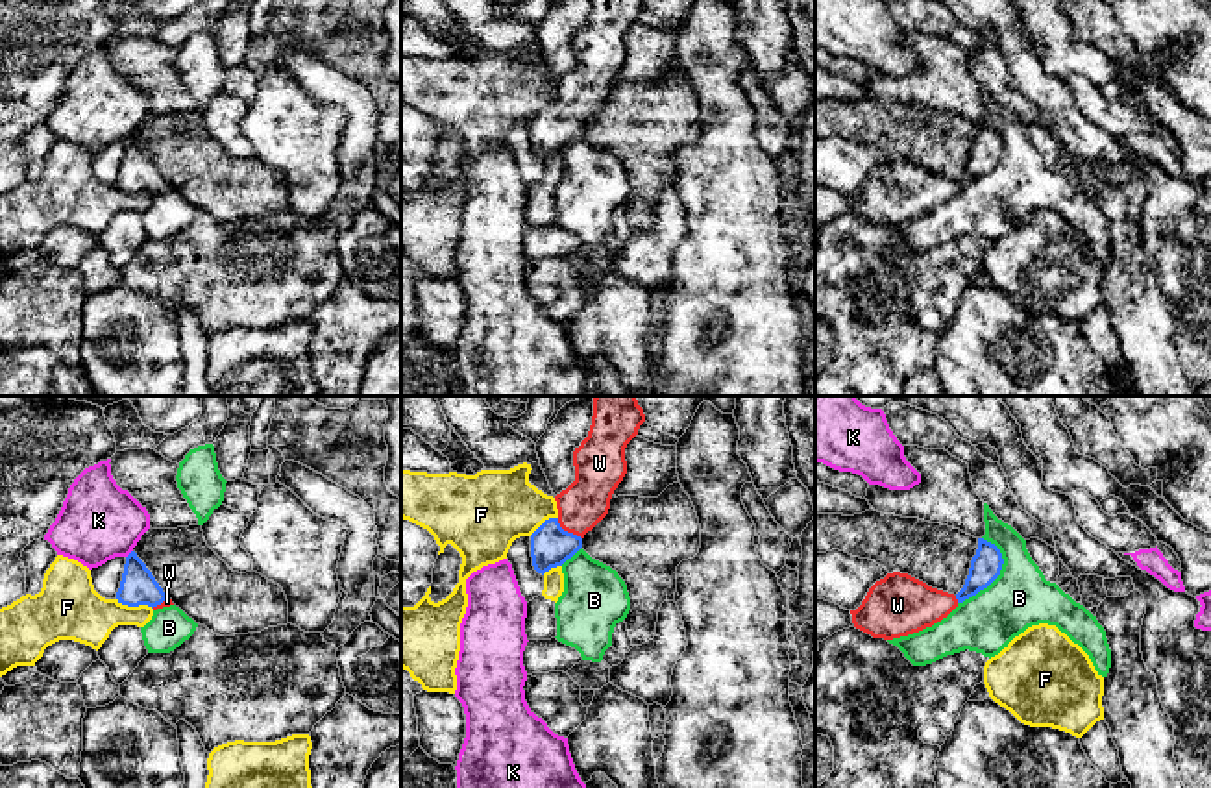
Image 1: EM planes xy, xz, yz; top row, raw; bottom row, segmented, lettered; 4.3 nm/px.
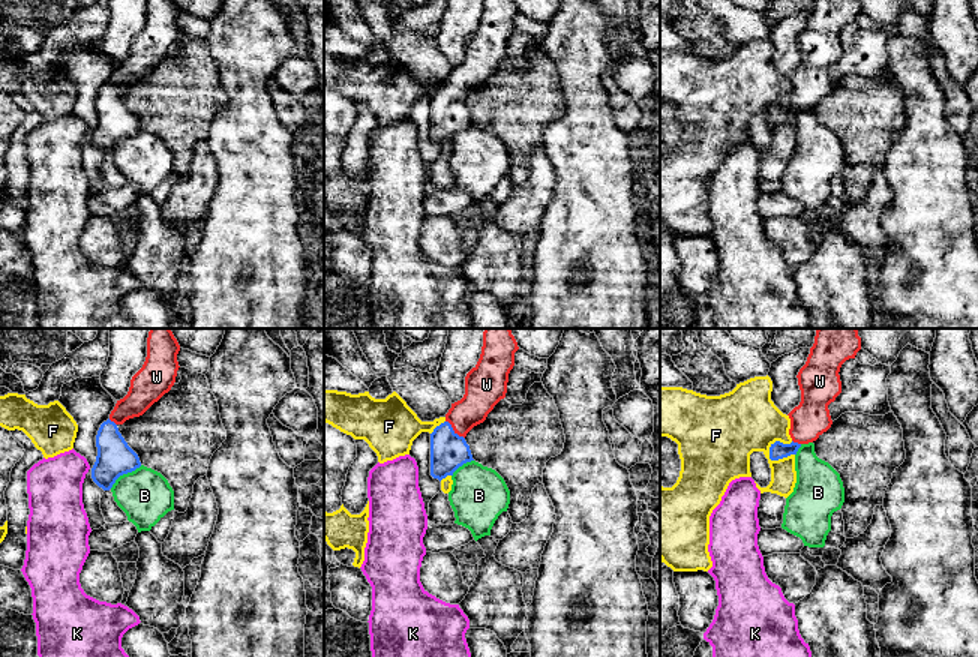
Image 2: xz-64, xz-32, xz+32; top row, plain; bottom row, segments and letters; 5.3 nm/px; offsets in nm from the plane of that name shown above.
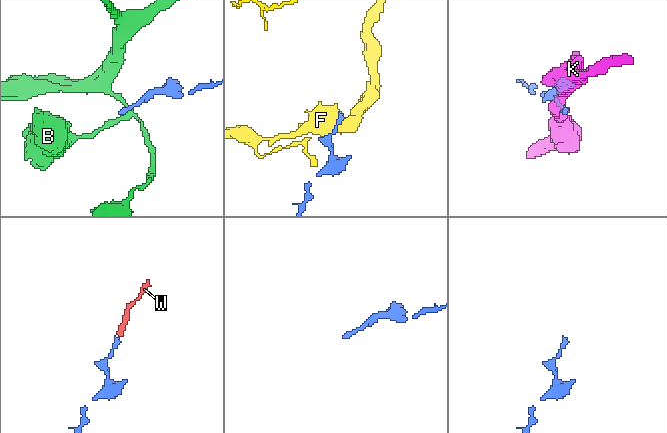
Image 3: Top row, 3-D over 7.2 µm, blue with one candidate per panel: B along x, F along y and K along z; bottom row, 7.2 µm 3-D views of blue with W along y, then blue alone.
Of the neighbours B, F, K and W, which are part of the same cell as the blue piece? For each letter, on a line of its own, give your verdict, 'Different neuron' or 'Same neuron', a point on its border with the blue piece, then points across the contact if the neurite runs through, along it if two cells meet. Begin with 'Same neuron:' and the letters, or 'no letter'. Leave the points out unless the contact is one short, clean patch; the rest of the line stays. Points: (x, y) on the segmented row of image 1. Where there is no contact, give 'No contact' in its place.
Same neuron: W
B: Different neuron. Touches blue at yz (999, 574). Boundary: yz (982, 537), (999, 550), (1003, 568), (986, 587), (958, 603)
F: Different neuron. Touches blue at xy (135, 605). Boundary: xy (117, 598), (128, 605), (148, 605), (152, 609)
K: Different neuron. Touches blue at xy (130, 554)
W: Same neuron. Touches blue at xz (566, 531). Path across: xz (551, 546), (566, 531), (587, 500)

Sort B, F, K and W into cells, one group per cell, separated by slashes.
B / F / K / W

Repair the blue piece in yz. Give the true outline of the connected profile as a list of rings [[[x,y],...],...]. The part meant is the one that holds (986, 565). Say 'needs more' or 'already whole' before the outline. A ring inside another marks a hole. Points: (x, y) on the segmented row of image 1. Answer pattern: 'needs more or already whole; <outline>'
needs more; [[[978,538],[963,588],[954,596],[900,572],[876,581],[862,605],[850,610],[856,629],[893,640],[919,633],[947,618],[960,603],[987,588],[1002,570],[1000,549]]]

